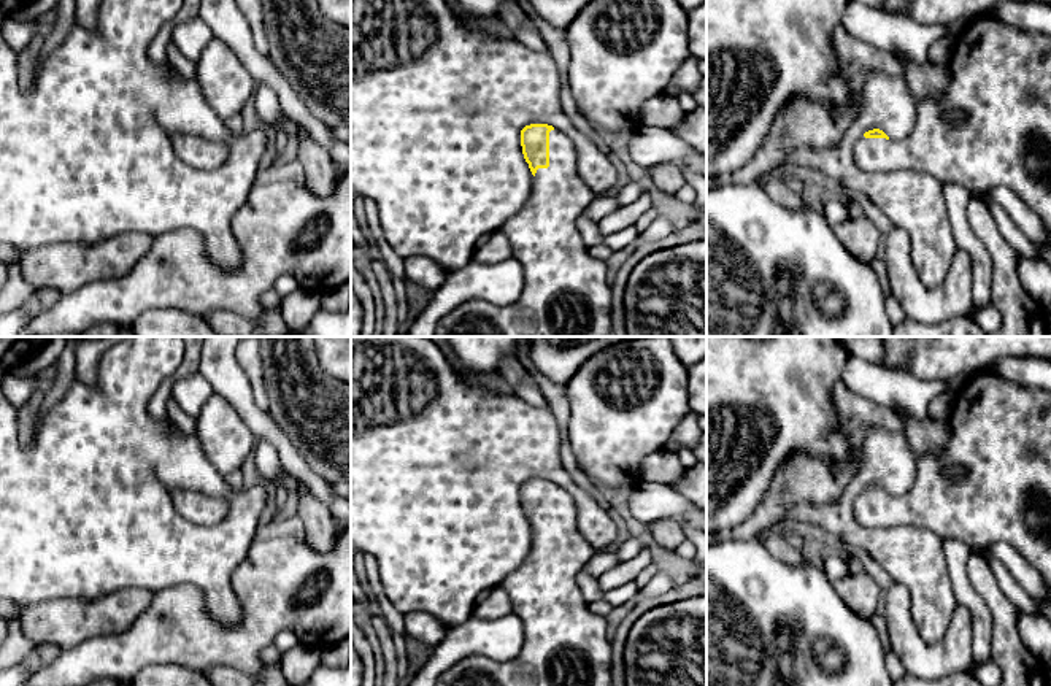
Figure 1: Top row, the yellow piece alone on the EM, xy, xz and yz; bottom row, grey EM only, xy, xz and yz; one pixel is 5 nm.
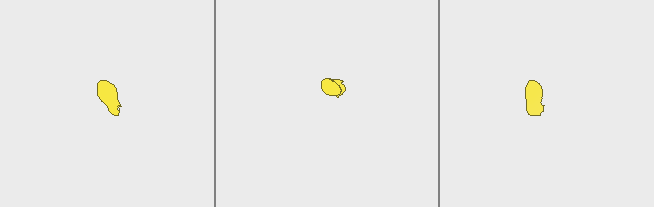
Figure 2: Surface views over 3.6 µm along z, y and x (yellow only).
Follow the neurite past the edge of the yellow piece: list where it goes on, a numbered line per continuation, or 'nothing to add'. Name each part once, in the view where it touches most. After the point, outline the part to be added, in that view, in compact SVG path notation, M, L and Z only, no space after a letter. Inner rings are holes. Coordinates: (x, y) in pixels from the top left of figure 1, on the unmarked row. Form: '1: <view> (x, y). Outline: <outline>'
1: xz (565, 643). Outline: M557 484L551 486L549 522L537 526L527 561L500 586L511 600L511 611L521 619L524 627L521 651L508 662L470 654L448 669L438 678L437 686L613 686L611 645L606 637L605 616L589 610L576 584L578 573L594 553L592 546L576 529L576 508L572 495Z

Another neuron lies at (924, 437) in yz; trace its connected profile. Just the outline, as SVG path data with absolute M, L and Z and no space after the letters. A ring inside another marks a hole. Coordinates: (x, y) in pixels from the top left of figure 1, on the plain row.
M902 411L897 413L903 419L903 435L916 459L946 449L951 437L949 422L934 421L930 418L916 419Z

